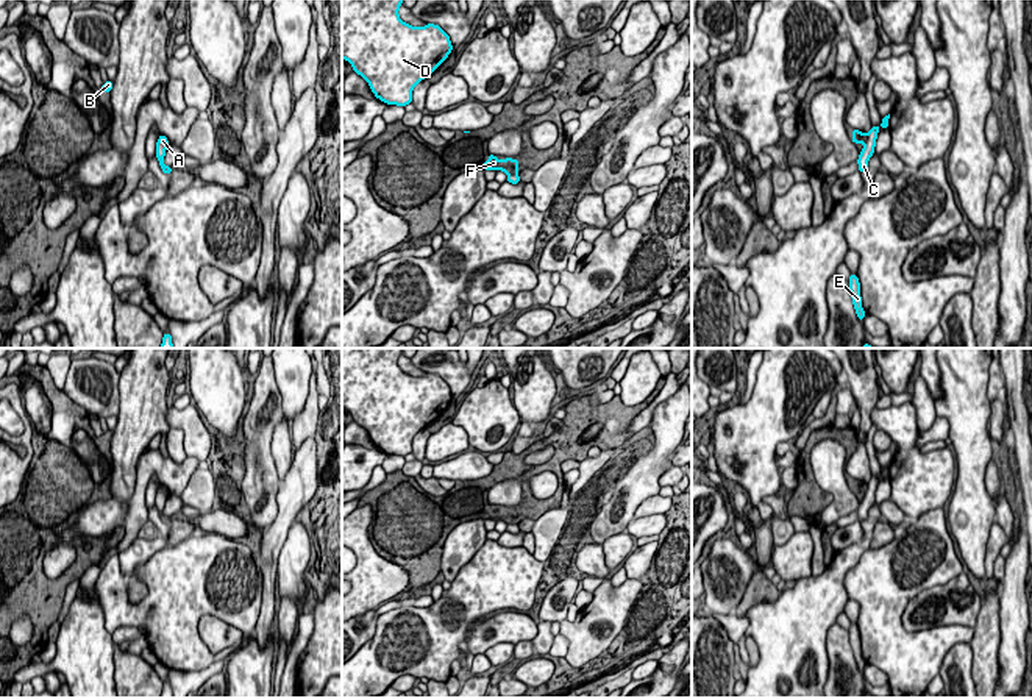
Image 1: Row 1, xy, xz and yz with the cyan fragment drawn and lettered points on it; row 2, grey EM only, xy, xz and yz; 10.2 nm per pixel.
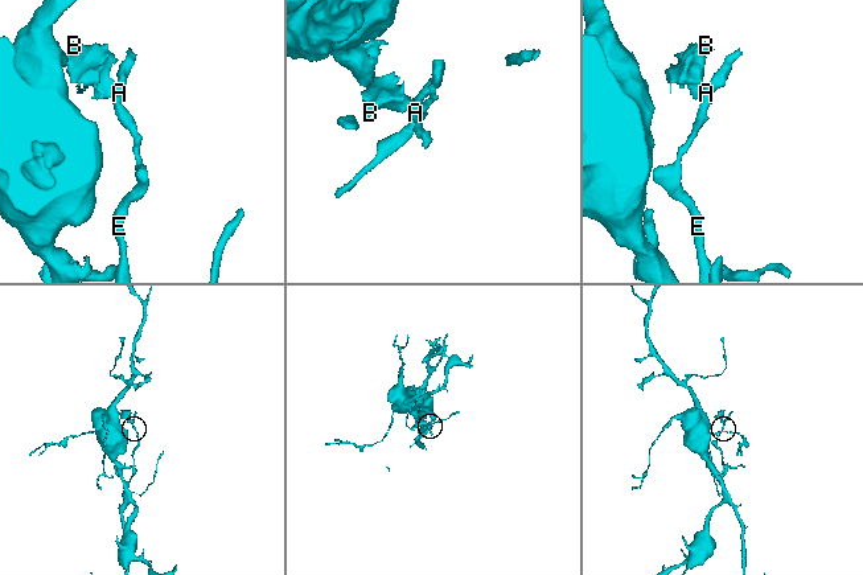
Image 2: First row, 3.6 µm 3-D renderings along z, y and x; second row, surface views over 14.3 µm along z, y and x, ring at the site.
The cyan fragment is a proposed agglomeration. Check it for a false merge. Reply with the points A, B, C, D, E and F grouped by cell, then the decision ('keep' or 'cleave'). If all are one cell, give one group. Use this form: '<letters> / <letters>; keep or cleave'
A C D E / B F; cleave

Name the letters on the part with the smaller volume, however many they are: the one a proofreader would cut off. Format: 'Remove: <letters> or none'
Remove: B, F

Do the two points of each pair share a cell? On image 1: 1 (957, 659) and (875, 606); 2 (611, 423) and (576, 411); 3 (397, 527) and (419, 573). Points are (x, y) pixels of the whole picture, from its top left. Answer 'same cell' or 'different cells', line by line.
1: different cells
2: same cell
3: same cell

